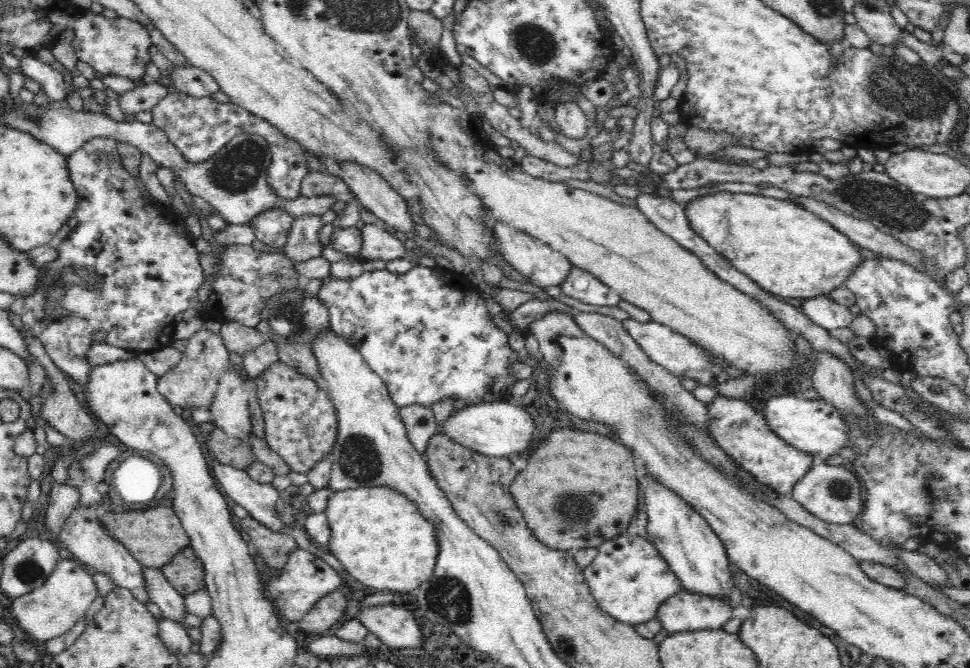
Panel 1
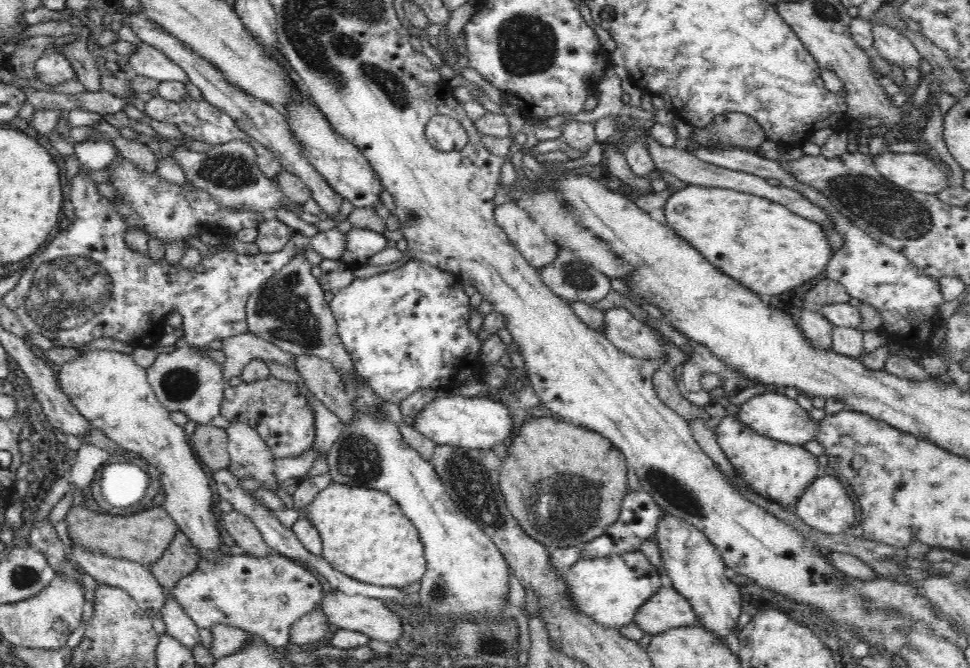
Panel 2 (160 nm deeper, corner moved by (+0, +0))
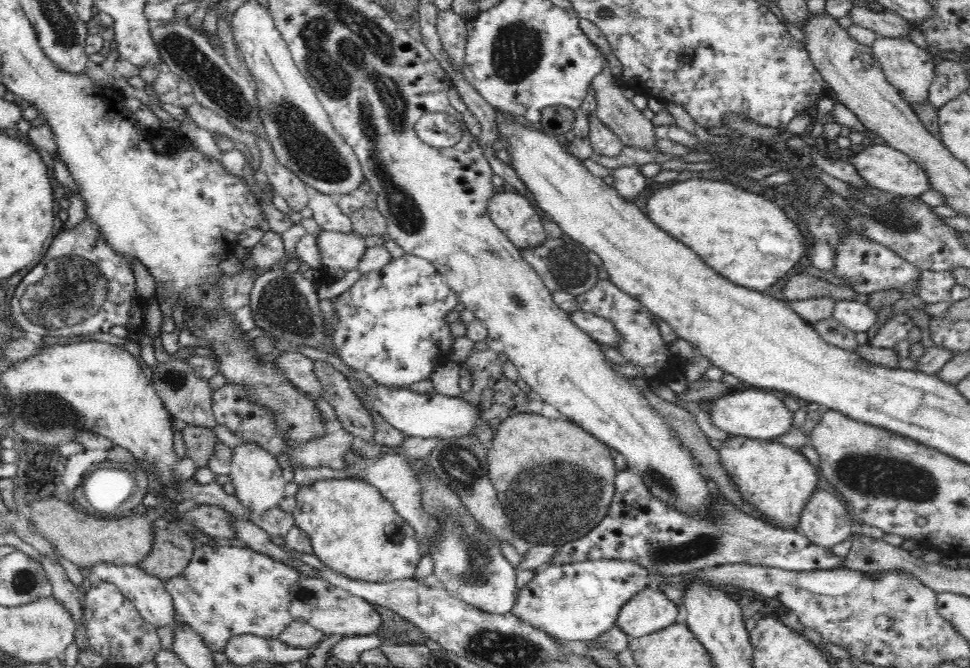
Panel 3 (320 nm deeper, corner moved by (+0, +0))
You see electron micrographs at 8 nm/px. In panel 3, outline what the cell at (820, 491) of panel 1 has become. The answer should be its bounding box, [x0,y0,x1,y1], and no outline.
[797,489,854,549]

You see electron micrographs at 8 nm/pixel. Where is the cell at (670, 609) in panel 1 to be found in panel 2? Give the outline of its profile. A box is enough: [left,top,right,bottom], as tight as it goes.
[635,585,698,635]

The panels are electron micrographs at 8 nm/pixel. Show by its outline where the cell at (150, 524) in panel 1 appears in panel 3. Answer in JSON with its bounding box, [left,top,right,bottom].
[25,497,153,573]

